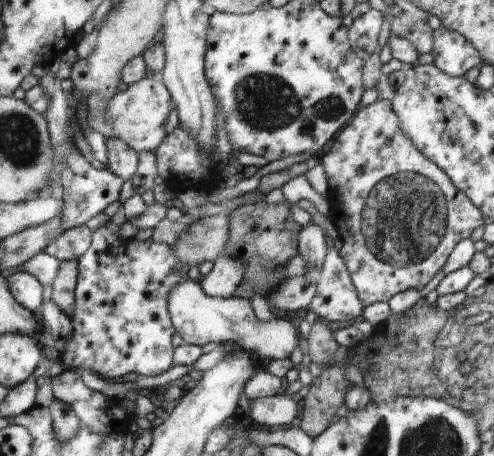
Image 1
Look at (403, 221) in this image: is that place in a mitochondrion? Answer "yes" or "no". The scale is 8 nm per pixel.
yes

